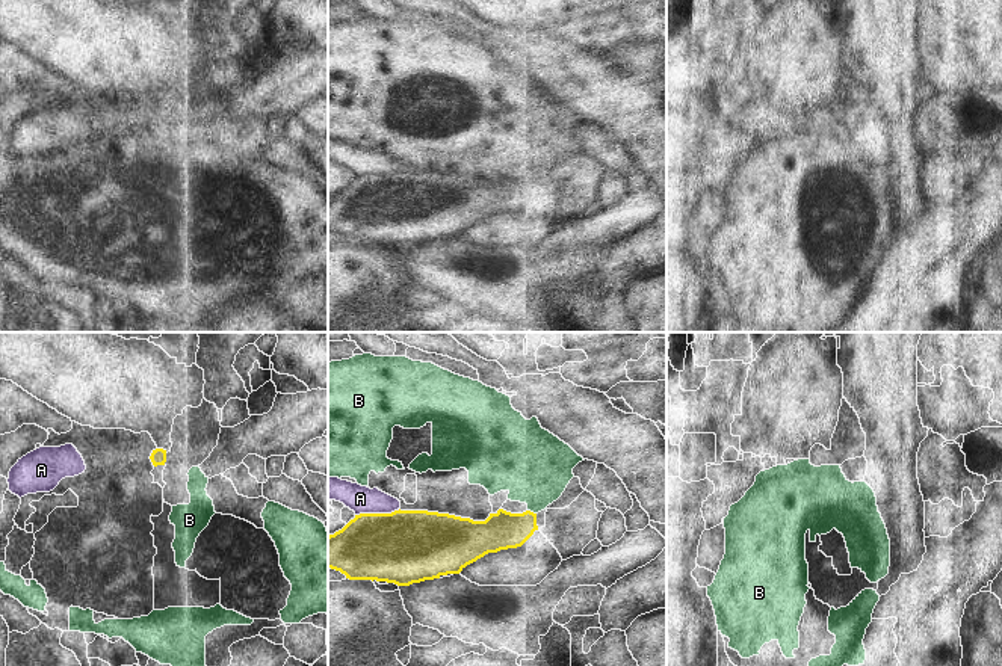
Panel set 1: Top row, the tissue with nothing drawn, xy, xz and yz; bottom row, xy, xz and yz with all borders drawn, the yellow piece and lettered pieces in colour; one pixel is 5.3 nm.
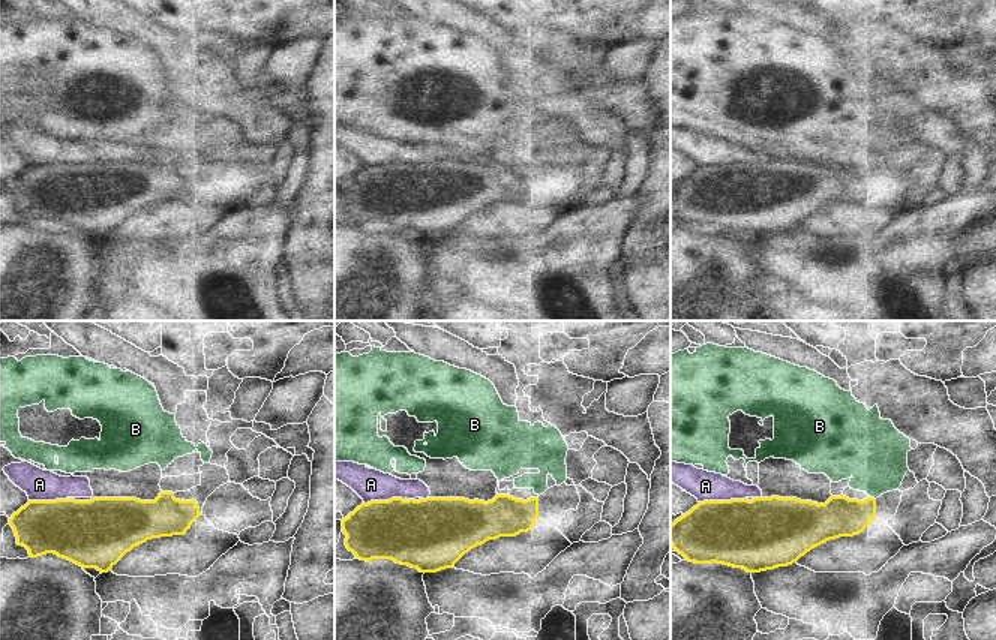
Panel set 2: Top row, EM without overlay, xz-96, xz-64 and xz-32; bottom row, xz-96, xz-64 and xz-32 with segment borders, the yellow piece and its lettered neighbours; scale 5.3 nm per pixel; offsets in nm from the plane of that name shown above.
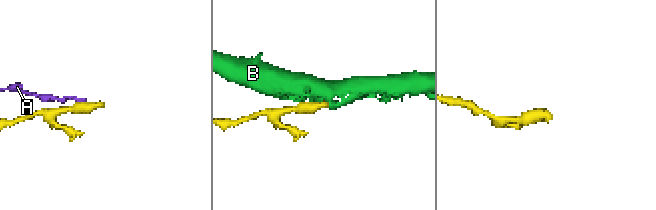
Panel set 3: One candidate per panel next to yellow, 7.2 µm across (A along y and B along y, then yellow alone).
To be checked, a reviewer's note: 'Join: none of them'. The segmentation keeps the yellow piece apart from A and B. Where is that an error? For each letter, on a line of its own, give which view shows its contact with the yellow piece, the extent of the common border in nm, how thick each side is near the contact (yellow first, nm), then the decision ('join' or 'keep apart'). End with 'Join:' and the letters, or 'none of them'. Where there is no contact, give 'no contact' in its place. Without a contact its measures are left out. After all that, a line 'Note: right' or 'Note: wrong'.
A: xz | 240 nm | 400/140 nm | keep apart
B: xz | 50 nm | 200/380 nm | keep apart
Join: none of them
Note: right

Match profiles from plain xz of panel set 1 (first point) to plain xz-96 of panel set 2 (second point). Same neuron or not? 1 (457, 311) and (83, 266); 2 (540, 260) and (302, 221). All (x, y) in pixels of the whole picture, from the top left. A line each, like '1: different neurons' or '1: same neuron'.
1: different neurons
2: different neurons

